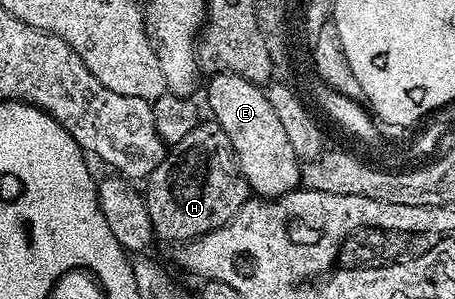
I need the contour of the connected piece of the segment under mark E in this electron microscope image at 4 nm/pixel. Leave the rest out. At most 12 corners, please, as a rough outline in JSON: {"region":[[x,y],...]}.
{"region":[[215,74],[209,117],[257,197],[299,189],[302,167],[265,89]]}

